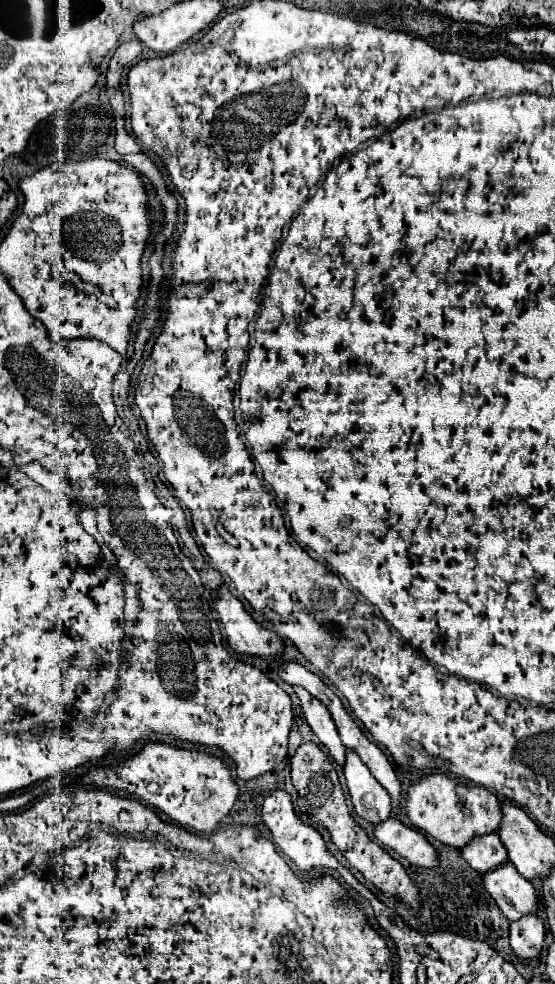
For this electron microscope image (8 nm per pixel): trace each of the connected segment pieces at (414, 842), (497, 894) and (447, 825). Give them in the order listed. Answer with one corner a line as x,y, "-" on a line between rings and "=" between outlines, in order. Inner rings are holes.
388,817
386,821
376,823
374,837
382,845
394,849
400,857
408,859
412,865
434,867
438,863
438,855
434,847
426,841
426,837
420,831
410,829
408,825
404,825
394,817
=
504,861
500,867
484,873
482,885
508,921
516,921
522,915
536,911
538,893
534,885
524,879
510,861
=
432,773
412,783
406,791
404,811
414,827
452,847
464,847
474,835
492,833
500,827
500,801
492,791
478,785
464,785
442,773

